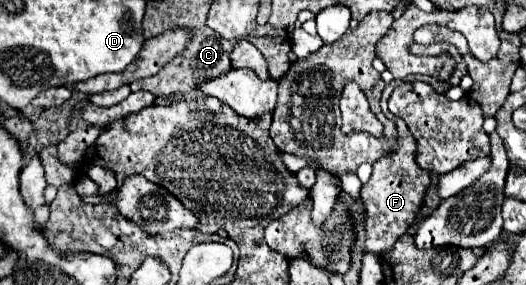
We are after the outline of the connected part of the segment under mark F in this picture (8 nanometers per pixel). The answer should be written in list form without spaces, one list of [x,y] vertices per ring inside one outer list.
[[[387,84],[382,92],[382,112],[394,120],[396,130],[398,130],[398,138],[396,138],[396,148],[392,148],[392,152],[388,156],[384,156],[384,160],[378,160],[374,164],[374,172],[370,176],[370,180],[362,186],[362,200],[368,212],[368,222],[366,222],[366,232],[368,232],[368,240],[366,240],[366,248],[370,252],[382,254],[384,250],[390,250],[394,246],[394,242],[408,230],[408,226],[414,222],[418,210],[422,208],[422,200],[426,194],[426,186],[430,182],[430,176],[426,170],[418,168],[414,154],[416,154],[416,140],[410,134],[410,130],[406,128],[404,120],[400,120],[398,116],[390,114],[386,102],[392,94],[394,86]]]

